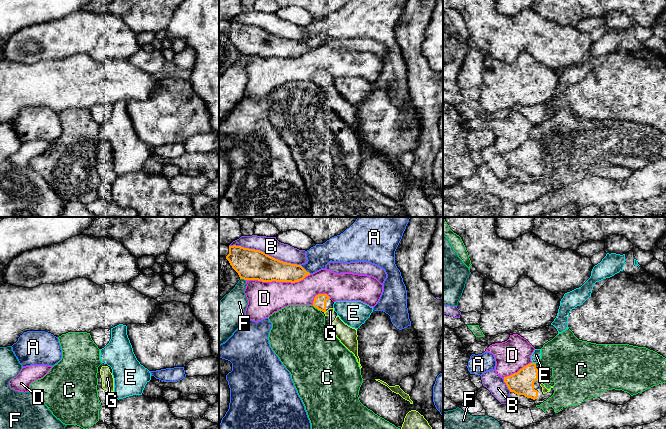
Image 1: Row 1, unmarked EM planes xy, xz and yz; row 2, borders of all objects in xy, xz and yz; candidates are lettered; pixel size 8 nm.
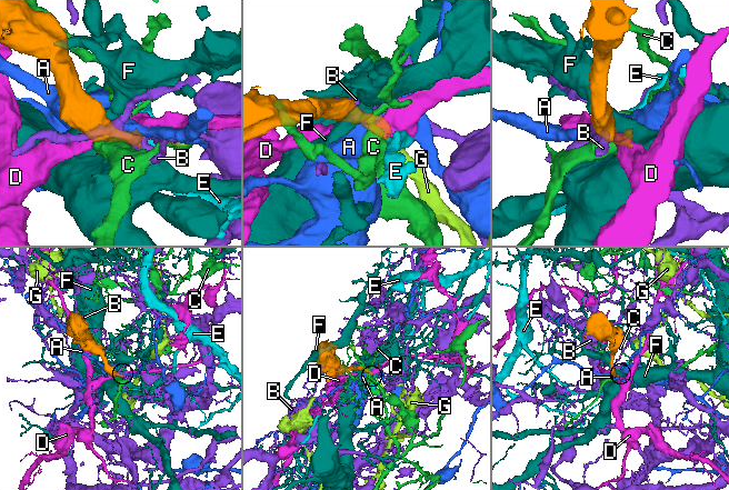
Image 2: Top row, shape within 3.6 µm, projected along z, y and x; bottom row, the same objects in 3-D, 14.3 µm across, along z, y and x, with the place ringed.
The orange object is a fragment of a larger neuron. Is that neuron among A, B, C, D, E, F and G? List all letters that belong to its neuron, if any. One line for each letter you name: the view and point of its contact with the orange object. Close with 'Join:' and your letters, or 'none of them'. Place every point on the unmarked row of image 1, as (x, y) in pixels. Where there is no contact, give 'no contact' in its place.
G: yz (537, 149)
Join: G

